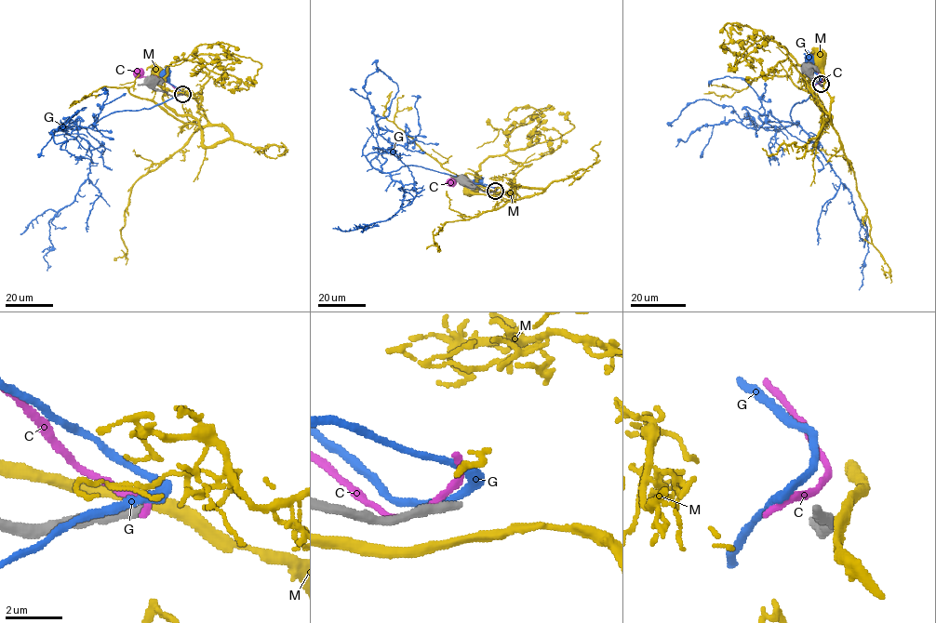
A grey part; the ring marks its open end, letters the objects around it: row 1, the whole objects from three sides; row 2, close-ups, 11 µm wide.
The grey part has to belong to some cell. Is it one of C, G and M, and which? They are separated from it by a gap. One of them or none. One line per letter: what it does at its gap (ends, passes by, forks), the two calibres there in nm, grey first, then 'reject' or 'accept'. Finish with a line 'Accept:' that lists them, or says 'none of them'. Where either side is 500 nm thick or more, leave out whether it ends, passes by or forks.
C: it passes by; calibres 280 and 240 nm; reject
G: it passes by; calibres 280 and 320 nm; reject
M: it passes by; calibres 280 and 360 nm; reject
Accept: none of them

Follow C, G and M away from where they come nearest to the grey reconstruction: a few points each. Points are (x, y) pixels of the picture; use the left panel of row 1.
C: (181, 93), (167, 82), (154, 76), (141, 76), (139, 72)
G: (183, 92), (168, 81), (167, 75)
M: (183, 94), (167, 90), (157, 73)

